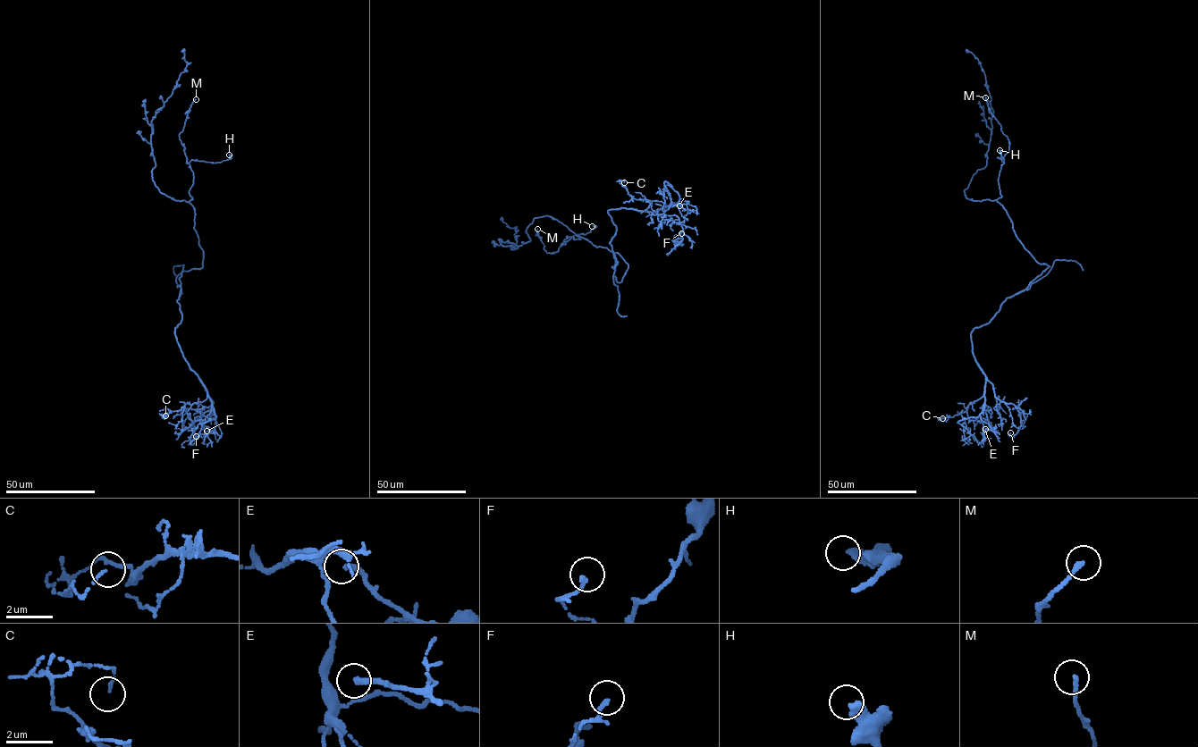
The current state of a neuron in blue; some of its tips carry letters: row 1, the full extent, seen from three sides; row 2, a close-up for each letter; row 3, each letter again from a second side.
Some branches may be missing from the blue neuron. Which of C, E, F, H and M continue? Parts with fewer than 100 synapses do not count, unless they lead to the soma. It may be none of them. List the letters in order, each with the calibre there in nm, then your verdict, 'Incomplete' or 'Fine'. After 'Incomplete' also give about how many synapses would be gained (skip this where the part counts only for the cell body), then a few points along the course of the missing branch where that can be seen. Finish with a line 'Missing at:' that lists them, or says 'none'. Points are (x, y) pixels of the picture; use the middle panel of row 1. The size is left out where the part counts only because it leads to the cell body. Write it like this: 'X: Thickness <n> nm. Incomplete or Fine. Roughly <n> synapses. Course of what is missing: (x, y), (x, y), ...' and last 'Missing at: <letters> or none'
C: Thickness 110 nm. Fine
E: Thickness 170 nm. Fine
F: Thickness 170 nm. Fine
H: Thickness 400 nm. Fine
M: Thickness 170 nm. Fine
Missing at: none

